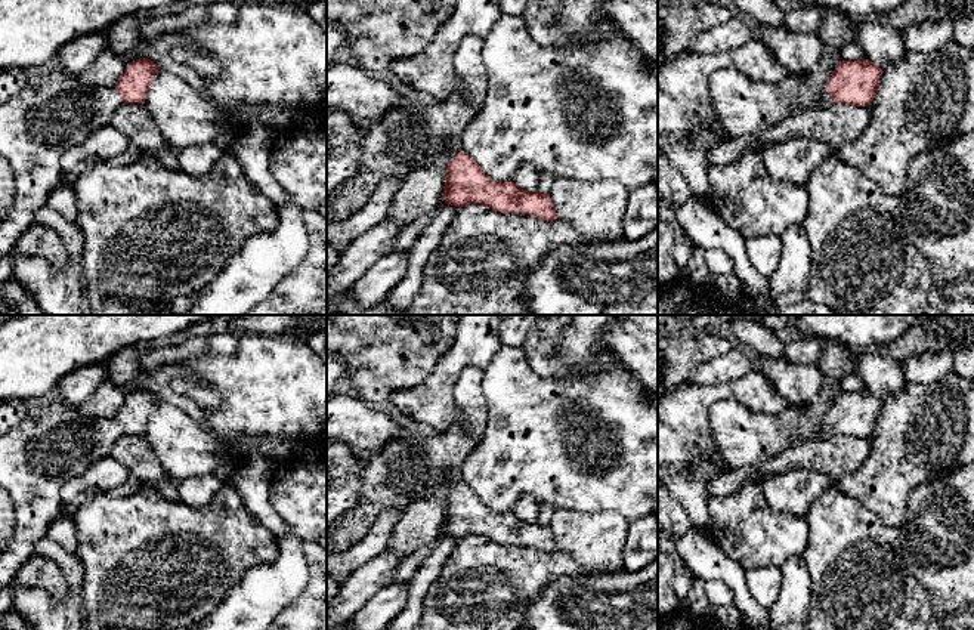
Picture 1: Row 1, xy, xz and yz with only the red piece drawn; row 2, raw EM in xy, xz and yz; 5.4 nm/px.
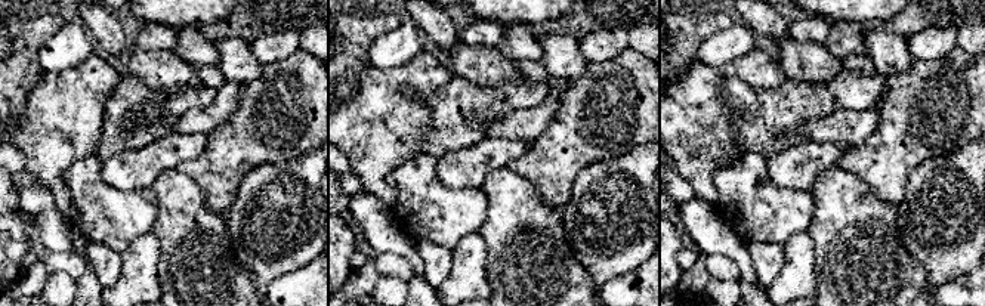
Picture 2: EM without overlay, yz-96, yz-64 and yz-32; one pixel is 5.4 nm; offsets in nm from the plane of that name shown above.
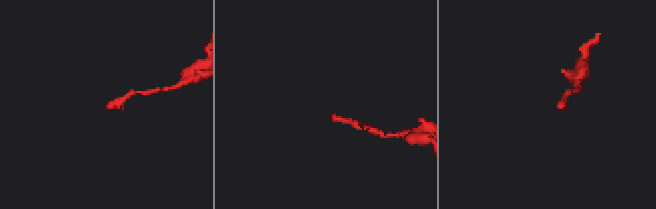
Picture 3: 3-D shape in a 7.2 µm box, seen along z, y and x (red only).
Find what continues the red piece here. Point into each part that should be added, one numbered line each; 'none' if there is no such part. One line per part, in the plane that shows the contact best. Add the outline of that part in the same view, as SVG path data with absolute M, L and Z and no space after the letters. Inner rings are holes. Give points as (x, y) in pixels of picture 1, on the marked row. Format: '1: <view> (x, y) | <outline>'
1: xy (55, 111) | M53 70L30 77L19 93L0 105L0 155L7 160L16 182L13 207L0 225L0 257L33 225L35 211L47 204L50 192L61 183L64 152L111 124L123 104L114 86L86 86L78 75Z

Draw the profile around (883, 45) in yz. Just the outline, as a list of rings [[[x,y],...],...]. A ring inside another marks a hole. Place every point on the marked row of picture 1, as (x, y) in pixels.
[[[865,21],[856,25],[856,43],[866,58],[881,70],[902,61],[909,52],[903,43],[902,31],[890,25]]]

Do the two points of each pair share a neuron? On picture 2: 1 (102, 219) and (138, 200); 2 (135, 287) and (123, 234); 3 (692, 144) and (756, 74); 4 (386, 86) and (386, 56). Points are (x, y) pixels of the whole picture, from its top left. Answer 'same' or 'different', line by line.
1: same
2: different
3: same
4: different

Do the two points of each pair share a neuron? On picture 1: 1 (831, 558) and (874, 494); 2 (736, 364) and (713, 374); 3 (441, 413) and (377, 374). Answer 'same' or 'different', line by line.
1: different
2: same
3: different

